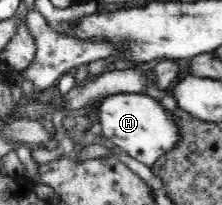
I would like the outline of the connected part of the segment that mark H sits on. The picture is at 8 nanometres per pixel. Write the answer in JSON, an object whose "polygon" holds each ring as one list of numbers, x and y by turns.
{"polygon":[[110,94,92,107,96,111,96,123,100,125,100,132,110,138,116,146,120,146,134,160,150,168,162,154,172,150,180,140,178,125,174,123,170,113,166,113,160,107,158,95]]}

